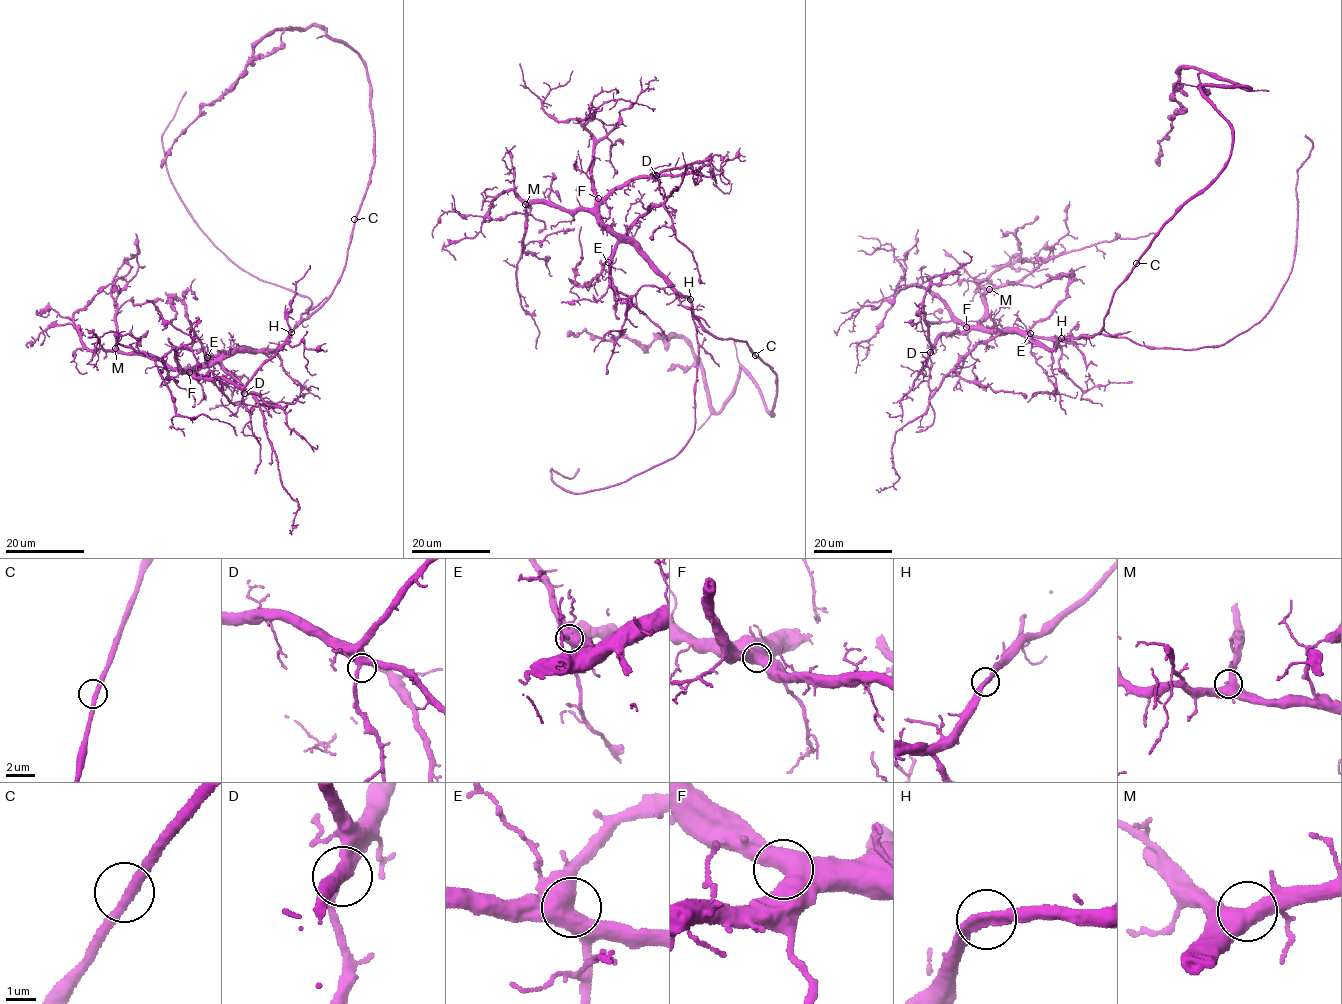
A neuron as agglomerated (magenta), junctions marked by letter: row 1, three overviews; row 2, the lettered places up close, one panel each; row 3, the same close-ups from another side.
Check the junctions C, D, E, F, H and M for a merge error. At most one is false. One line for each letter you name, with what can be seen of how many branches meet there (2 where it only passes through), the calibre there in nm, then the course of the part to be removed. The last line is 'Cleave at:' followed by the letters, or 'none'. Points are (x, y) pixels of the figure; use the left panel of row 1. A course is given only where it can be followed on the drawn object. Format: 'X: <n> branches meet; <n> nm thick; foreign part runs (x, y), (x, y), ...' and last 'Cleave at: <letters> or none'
Cleave at: none

